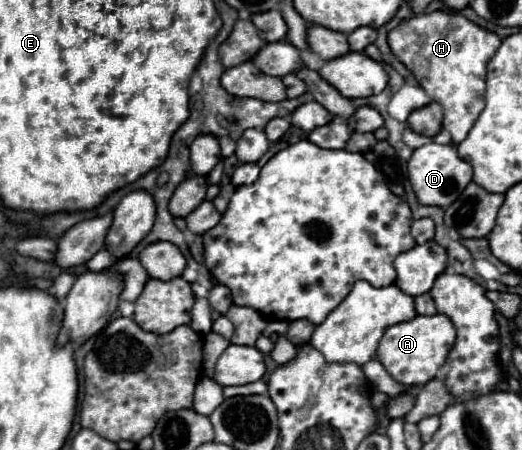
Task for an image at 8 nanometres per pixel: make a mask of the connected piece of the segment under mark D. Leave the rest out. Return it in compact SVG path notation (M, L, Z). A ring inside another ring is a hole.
M429 143L423 145L419 149L413 151L411 155L411 177L409 183L417 195L417 201L421 205L435 205L435 207L449 207L465 189L465 185L469 185L469 181L473 179L473 169L467 161L463 161L457 155L457 147L455 145L437 145L437 143Z

